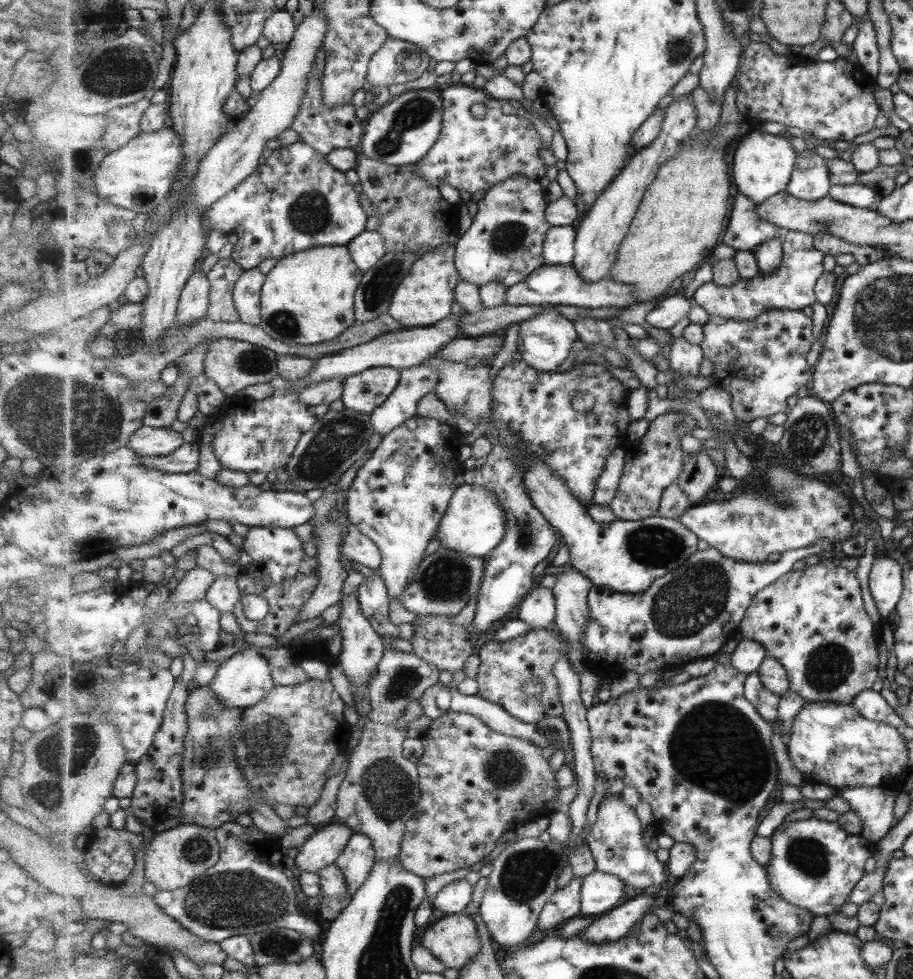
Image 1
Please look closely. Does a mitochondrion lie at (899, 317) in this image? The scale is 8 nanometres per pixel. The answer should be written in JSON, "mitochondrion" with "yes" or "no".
{"mitochondrion":"yes"}

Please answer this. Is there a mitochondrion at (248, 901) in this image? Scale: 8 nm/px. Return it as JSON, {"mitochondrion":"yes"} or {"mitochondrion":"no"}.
{"mitochondrion":"yes"}

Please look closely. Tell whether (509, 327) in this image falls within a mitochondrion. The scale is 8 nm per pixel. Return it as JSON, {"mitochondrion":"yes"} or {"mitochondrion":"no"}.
{"mitochondrion":"no"}

